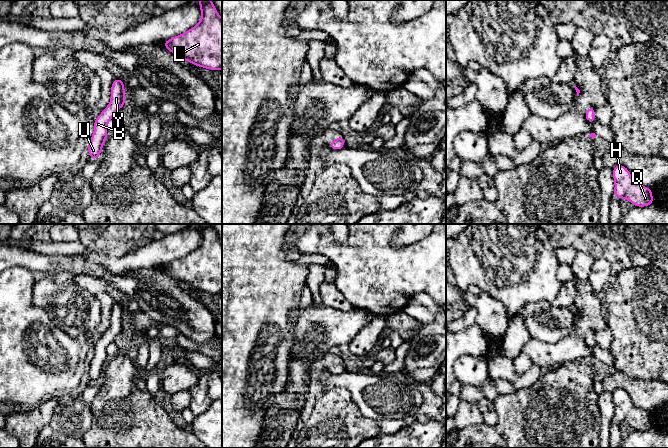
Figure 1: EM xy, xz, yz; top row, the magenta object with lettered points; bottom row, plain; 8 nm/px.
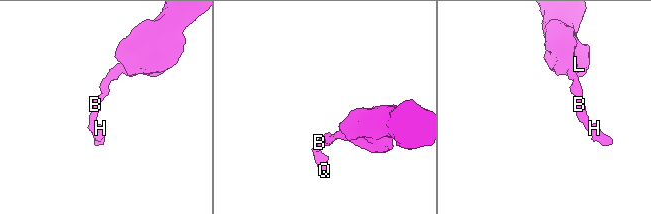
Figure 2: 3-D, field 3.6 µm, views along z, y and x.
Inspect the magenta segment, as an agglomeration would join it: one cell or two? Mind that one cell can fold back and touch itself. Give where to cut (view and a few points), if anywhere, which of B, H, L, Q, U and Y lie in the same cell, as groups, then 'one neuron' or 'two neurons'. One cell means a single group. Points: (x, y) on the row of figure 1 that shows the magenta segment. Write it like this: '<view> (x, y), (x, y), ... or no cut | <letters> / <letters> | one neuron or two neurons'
no cut | B H L Q U Y | one neuron

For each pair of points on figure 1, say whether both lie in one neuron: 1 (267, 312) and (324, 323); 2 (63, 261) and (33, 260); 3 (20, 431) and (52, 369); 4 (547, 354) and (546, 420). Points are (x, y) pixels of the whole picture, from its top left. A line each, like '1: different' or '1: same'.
1: different
2: same
3: different
4: different

